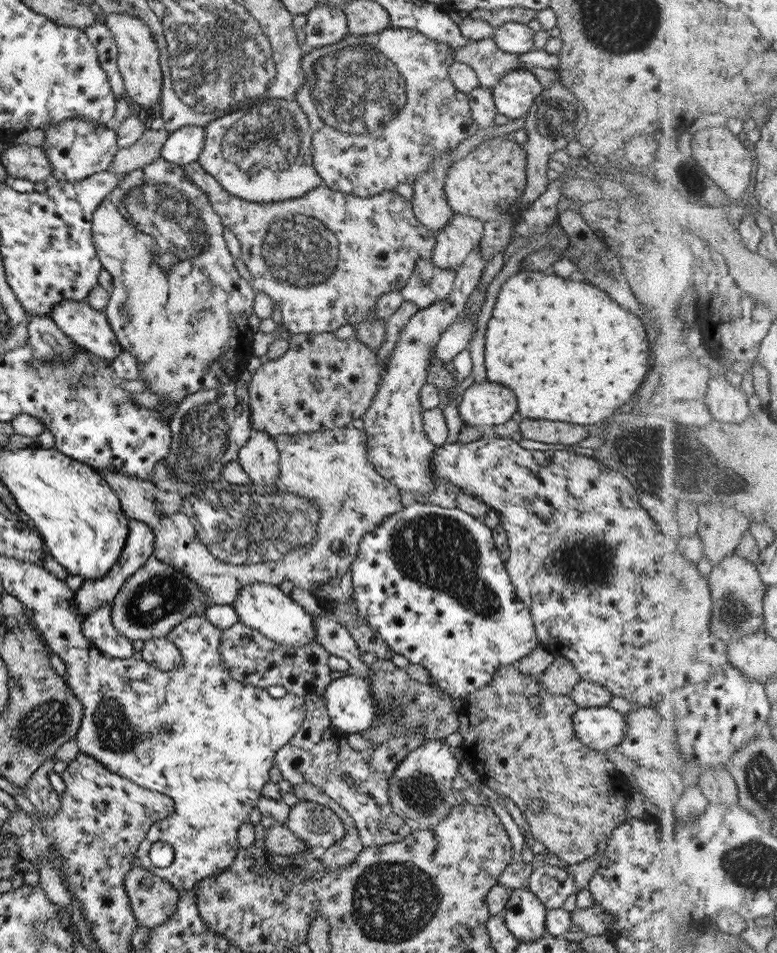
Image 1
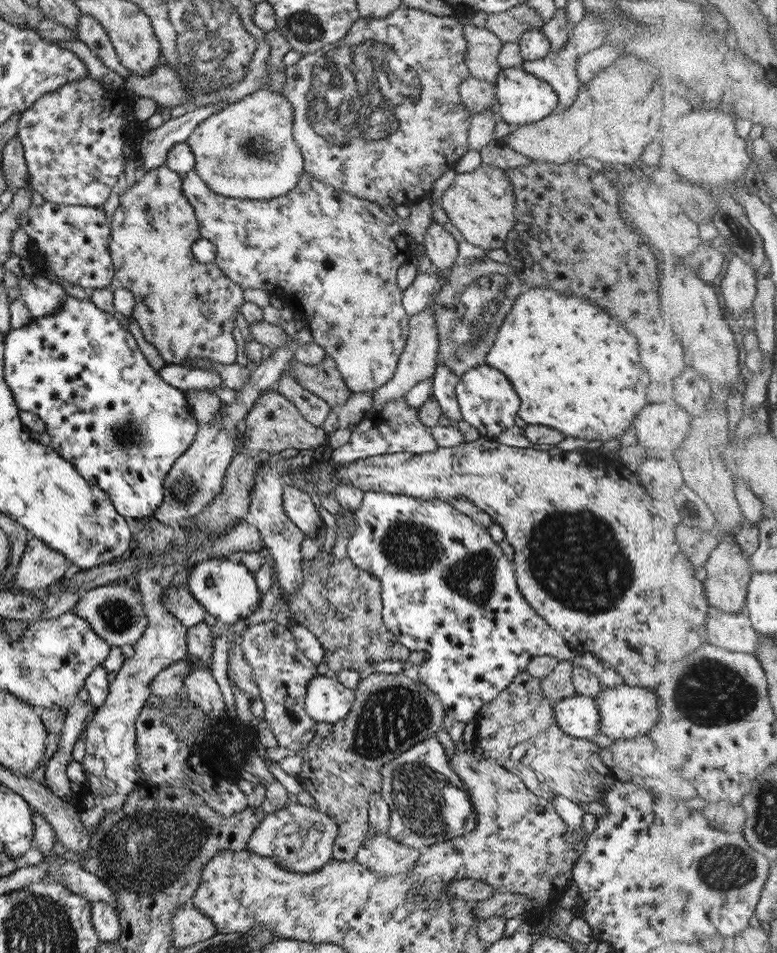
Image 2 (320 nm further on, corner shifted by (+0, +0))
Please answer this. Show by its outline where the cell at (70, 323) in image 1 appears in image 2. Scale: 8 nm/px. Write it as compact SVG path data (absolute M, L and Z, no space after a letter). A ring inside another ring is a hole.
M18 277L19 297L31 318L53 314L63 302L65 291L61 285L43 277Z

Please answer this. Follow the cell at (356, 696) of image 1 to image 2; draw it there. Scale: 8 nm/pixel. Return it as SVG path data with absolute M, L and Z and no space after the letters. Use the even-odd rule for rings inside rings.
M333 674L315 675L306 686L305 713L315 722L331 723L348 716L354 691L343 686Z

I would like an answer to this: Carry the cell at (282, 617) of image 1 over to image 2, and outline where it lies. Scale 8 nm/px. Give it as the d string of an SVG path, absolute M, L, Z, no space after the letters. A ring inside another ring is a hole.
M217 555L205 558L191 568L186 576L186 589L207 614L230 625L245 616L247 618L261 598L253 573L235 559Z

